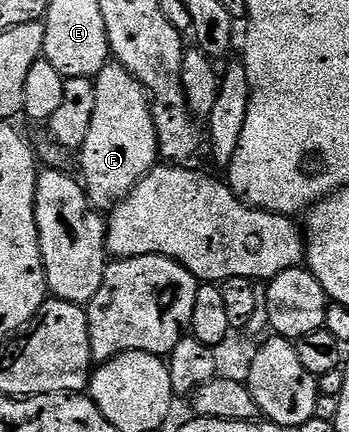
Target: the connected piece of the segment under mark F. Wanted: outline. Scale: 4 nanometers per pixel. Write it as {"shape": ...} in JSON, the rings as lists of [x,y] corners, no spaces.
{"shape":[[[107,62],[104,70],[100,70],[100,74],[94,80],[94,89],[96,110],[92,110],[92,126],[88,126],[88,138],[84,138],[84,146],[80,150],[83,176],[81,179],[84,181],[86,197],[91,205],[98,210],[110,210],[159,163],[158,135],[154,115],[150,109],[150,98],[142,84],[123,64]]]}

